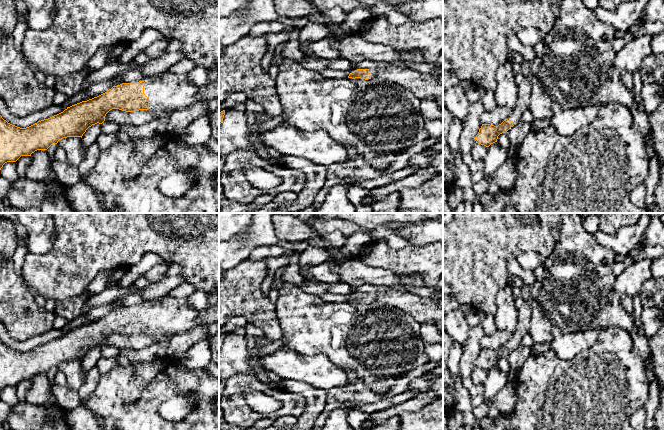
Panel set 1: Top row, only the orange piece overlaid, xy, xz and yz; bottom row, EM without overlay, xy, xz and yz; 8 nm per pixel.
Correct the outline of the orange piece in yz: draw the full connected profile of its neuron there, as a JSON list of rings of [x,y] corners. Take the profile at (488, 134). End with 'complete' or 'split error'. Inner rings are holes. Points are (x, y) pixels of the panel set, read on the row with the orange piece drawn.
[[[528,75],[518,85],[517,105],[512,109],[512,112],[506,120],[498,126],[482,124],[475,137],[476,143],[489,147],[491,144],[497,142],[500,134],[506,133],[511,127],[520,122],[522,113],[529,109],[532,95],[532,79],[533,76]]]; split error

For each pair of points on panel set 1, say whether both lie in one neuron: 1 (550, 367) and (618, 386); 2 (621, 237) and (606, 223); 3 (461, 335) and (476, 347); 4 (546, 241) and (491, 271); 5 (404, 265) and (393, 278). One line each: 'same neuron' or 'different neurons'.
1: same neuron
2: different neurons
3: different neurons
4: same neuron
5: different neurons

